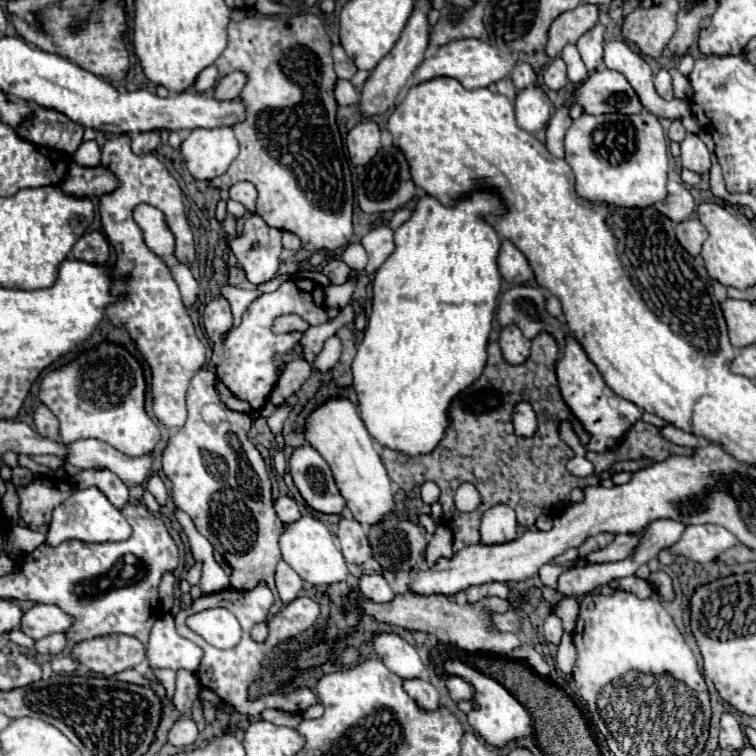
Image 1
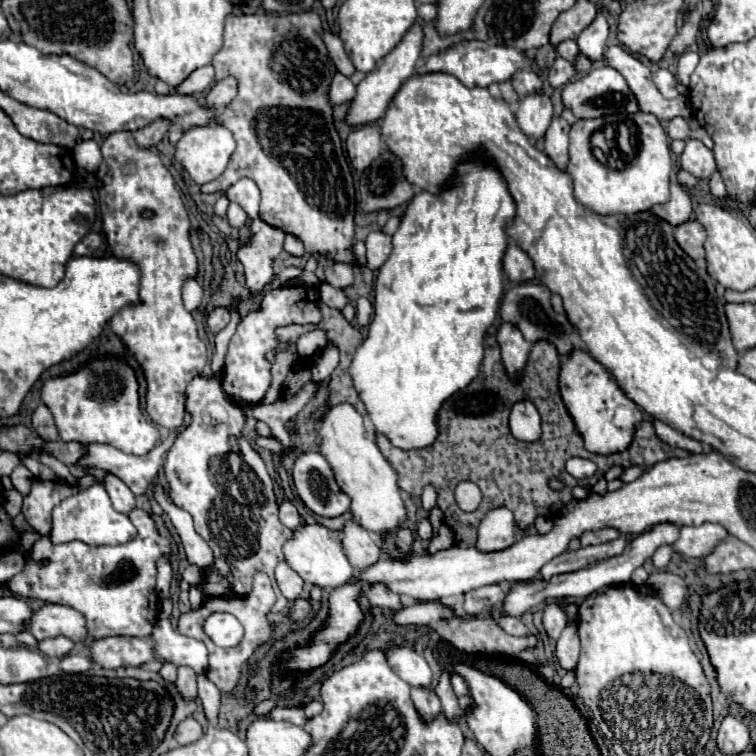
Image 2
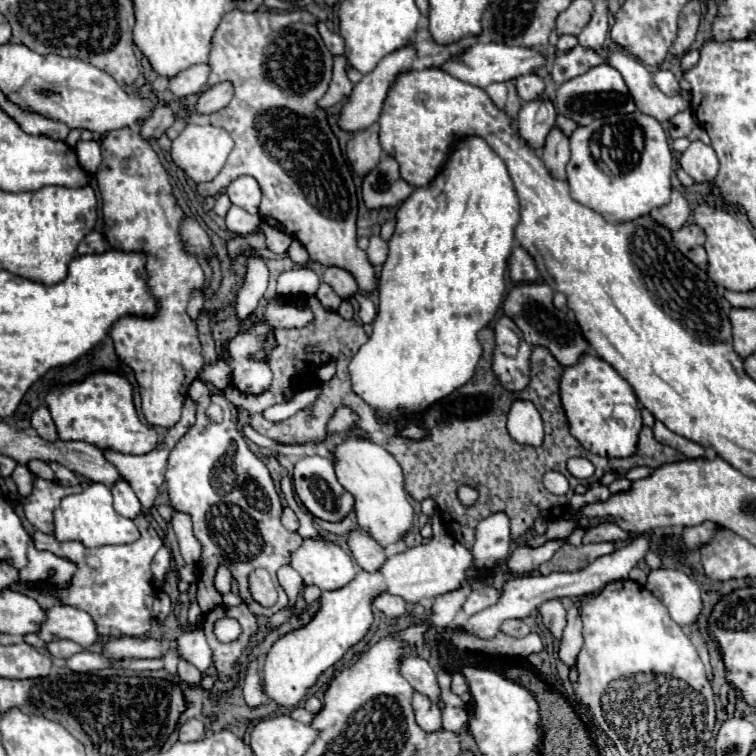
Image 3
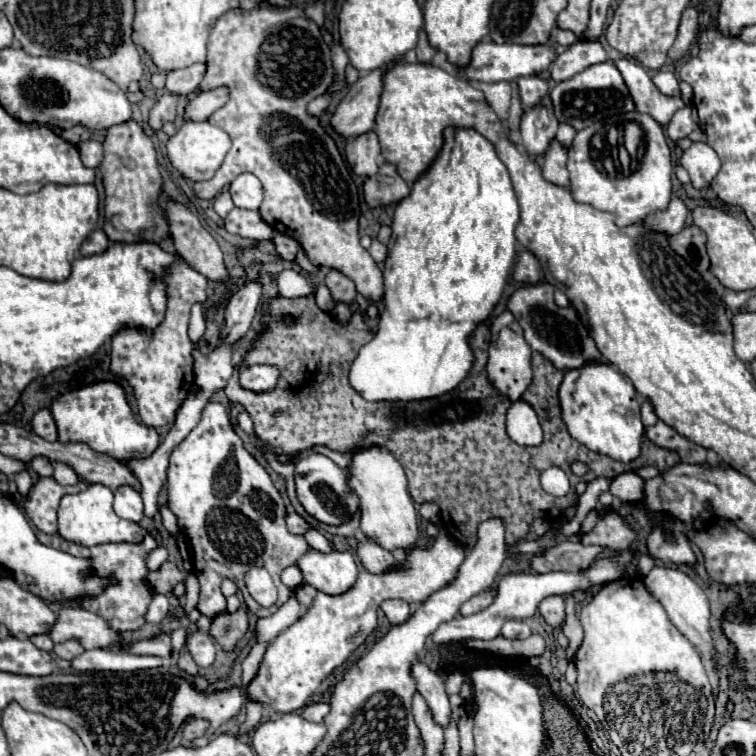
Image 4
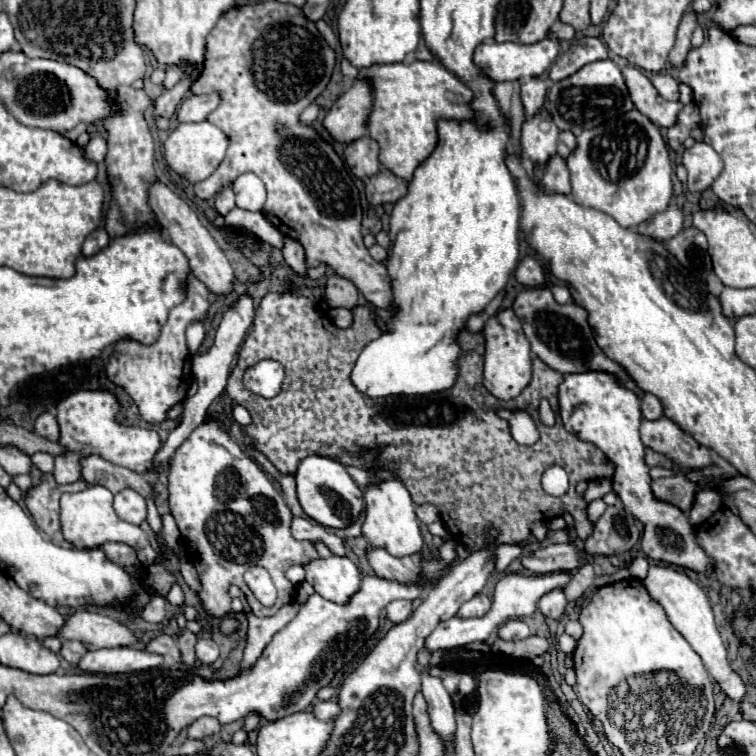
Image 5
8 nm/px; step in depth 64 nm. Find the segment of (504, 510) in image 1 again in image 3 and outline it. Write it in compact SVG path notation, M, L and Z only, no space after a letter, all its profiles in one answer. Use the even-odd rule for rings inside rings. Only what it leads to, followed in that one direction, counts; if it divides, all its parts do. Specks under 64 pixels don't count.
M494 512L484 518L476 528L476 542L472 554L476 556L476 564L480 568L500 568L506 560L508 552L512 550L512 536L510 536L510 518L504 512Z

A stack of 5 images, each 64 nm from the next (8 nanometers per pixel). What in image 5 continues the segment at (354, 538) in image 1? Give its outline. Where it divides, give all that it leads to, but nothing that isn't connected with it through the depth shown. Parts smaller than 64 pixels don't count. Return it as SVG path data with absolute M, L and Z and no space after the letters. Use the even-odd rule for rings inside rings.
M368 548L366 558L376 576L384 576L388 580L416 580L416 572L408 570L400 558L388 554L384 548Z

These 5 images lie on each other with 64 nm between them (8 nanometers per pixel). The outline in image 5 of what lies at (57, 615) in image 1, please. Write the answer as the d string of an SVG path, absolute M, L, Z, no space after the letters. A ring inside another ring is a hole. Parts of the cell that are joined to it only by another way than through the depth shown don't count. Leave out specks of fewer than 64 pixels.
M80 608L70 614L56 634L60 640L78 640L86 650L128 646L134 642L132 630L100 610Z

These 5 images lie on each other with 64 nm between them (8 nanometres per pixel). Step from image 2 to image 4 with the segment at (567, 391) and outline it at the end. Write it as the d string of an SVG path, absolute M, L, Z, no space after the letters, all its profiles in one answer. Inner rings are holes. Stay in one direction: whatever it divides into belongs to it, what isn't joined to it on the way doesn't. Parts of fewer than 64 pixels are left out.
M592 360L580 368L568 370L560 384L558 398L562 418L568 426L570 436L584 444L588 450L624 462L640 456L640 440L644 434L644 426L640 422L638 394L634 386L608 362ZM620 408L626 408L632 414L620 414Z

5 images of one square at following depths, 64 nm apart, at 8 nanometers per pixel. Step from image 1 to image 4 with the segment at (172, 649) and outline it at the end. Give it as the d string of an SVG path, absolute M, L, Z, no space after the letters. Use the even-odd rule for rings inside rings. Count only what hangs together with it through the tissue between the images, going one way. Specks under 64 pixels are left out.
M198 626L192 634L186 636L186 650L200 668L208 668L216 658L214 640L208 636L208 632L204 632L204 626Z

